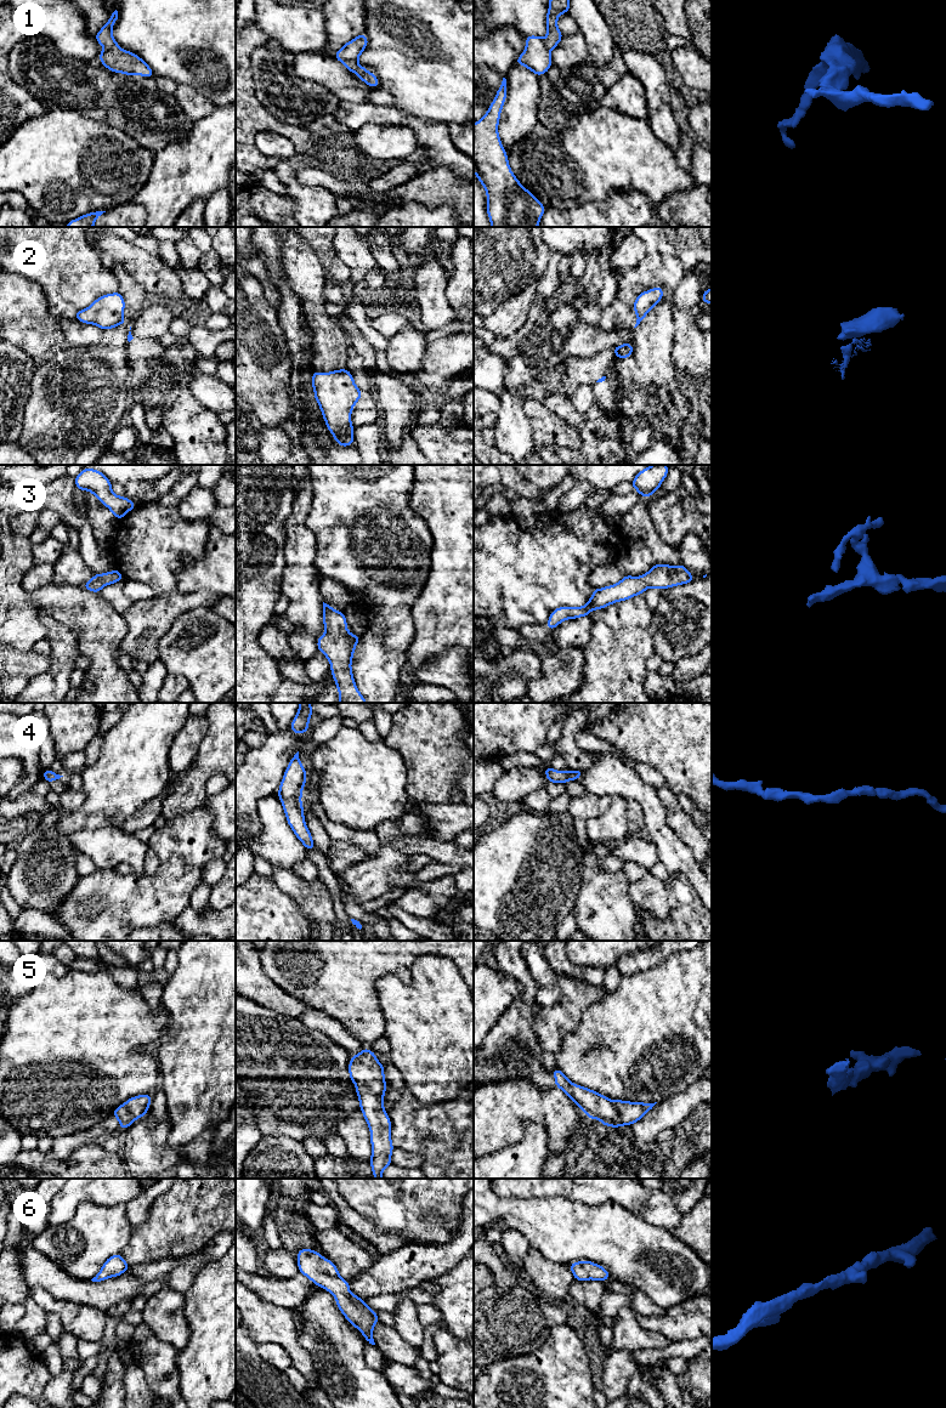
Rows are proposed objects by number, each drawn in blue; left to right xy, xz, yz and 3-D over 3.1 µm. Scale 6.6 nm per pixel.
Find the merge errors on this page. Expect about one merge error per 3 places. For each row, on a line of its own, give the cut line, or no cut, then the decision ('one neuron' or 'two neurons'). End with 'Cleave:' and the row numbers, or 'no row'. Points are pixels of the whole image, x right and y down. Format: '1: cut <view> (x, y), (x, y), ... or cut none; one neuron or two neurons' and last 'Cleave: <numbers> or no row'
1: cut none; one neuron
2: cut xy (123, 316), (119, 323); two neurons
3: cut none; one neuron
4: cut none; one neuron
5: cut none; one neuron
6: cut none; one neuron
Cleave: 2

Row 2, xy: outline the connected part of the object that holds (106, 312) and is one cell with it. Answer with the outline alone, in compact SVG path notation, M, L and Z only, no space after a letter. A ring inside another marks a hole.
M118 291L100 296L87 308L73 314L81 323L94 324L102 330L106 330L115 328L121 323L124 308L124 297Z

